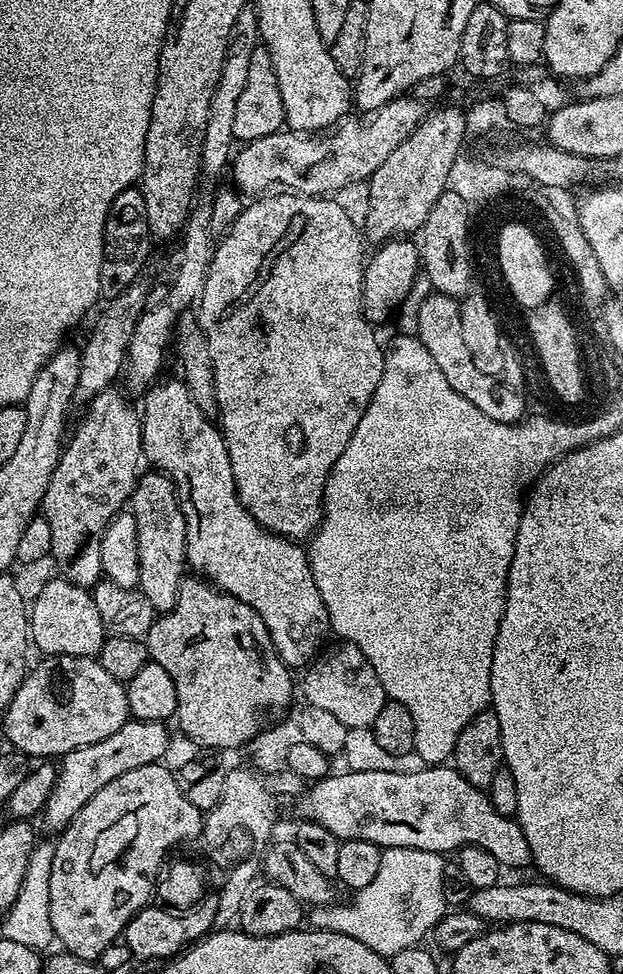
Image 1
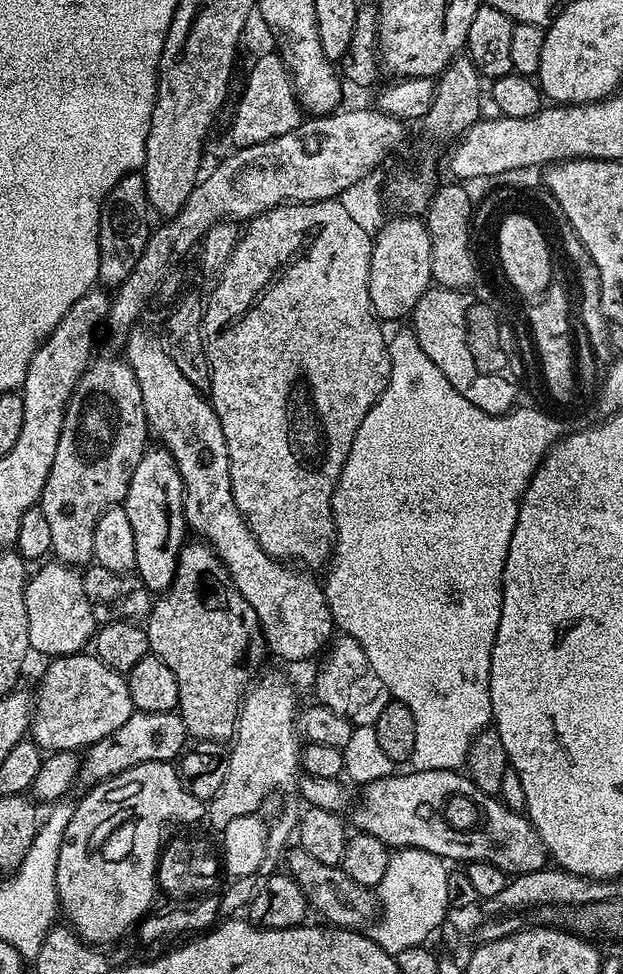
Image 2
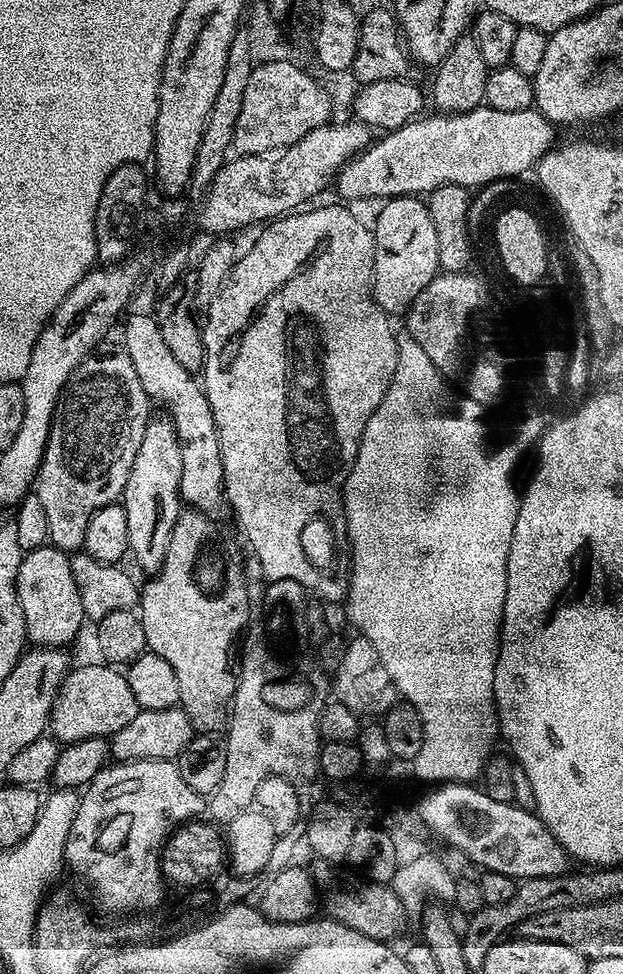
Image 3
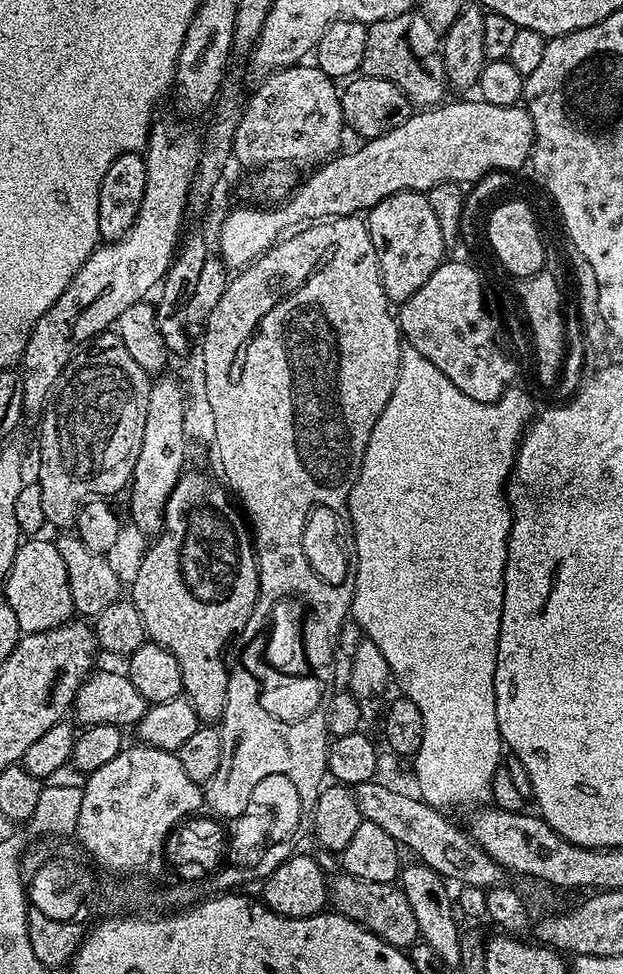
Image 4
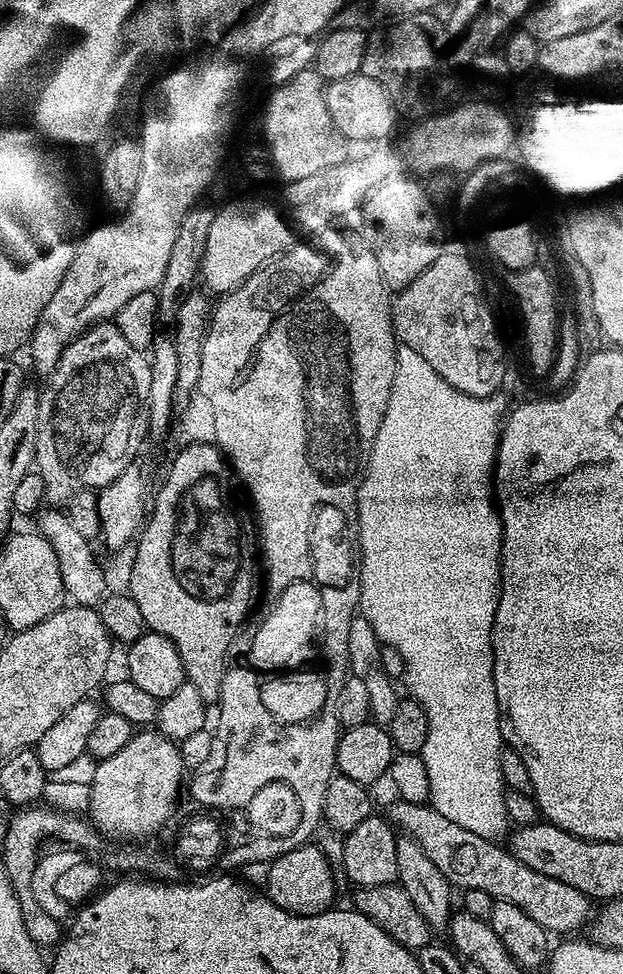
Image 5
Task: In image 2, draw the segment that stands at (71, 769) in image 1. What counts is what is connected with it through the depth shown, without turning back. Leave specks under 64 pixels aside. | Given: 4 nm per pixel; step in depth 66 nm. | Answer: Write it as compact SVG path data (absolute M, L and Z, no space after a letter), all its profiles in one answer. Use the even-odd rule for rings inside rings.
M133 711L130 718L114 734L106 734L98 742L94 742L83 753L80 761L79 783L84 786L100 784L112 776L122 774L139 764L146 762L162 762L167 764L175 761L185 751L190 737L182 722L179 711L174 712L137 712Z

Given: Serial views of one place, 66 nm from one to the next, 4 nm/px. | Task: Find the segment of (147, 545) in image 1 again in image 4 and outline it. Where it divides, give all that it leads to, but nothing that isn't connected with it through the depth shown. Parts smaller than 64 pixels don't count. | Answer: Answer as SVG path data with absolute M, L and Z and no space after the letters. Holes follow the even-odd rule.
M164 374L155 381L150 390L150 398L146 402L146 430L142 430L142 450L138 450L138 462L134 466L134 474L130 481L130 493L128 508L132 511L132 520L144 532L155 534L164 527L164 511L168 495L174 490L174 486L185 471L184 451L188 444L184 441L184 392L180 389L175 378Z

